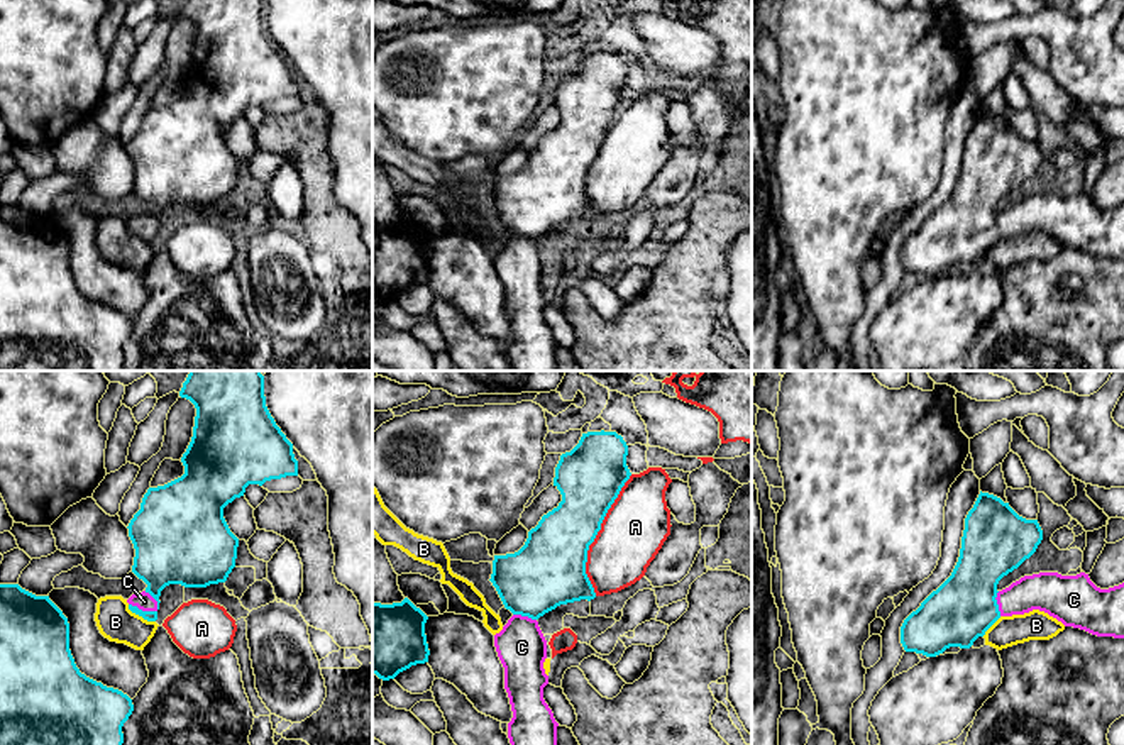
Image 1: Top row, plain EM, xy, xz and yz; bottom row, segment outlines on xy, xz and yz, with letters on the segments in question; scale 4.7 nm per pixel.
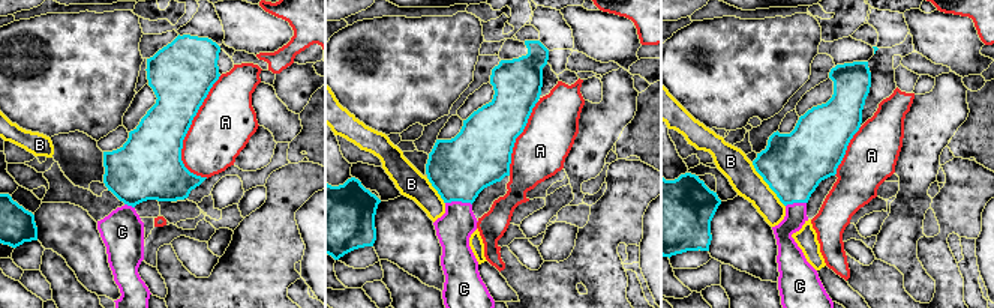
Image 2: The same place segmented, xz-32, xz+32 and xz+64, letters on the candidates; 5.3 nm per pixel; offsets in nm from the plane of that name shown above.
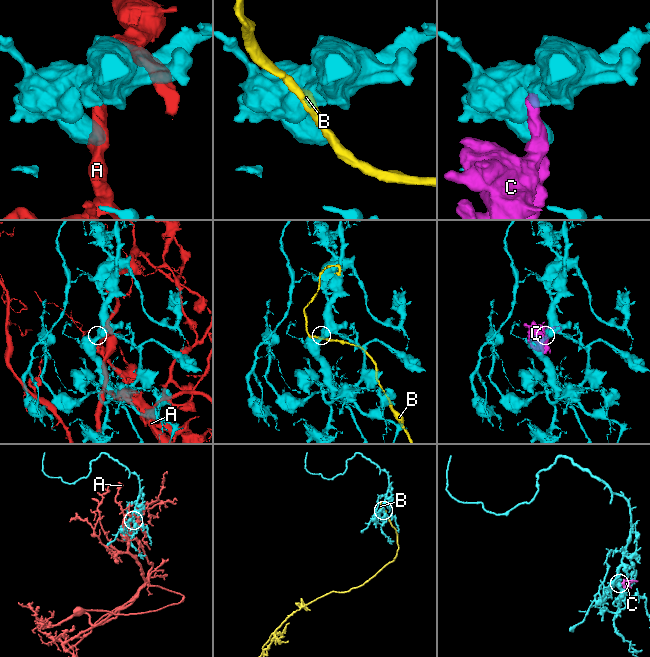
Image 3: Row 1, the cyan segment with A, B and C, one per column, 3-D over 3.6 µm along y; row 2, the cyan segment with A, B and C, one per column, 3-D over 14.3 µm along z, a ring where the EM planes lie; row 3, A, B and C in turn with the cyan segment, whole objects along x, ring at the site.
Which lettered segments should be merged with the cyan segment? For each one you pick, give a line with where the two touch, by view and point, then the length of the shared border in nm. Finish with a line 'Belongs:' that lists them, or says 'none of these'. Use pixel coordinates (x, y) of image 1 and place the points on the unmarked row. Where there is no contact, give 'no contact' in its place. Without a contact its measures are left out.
C: contact xy (144, 232); length 150 nm
Belongs: C

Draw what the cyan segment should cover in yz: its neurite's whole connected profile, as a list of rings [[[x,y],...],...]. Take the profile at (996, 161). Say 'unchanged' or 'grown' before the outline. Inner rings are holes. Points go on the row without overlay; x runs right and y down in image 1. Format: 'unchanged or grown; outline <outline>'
grown; outline [[[980,112],[965,139],[960,178],[951,196],[901,247],[904,271],[936,278],[950,268],[970,269],[1000,237],[1033,230],[1097,257],[1124,259],[1124,203],[1100,210],[1085,193],[1077,196],[1039,193],[1024,196],[1002,212],[997,210],[999,201],[1029,179],[1041,161],[1043,151],[1038,141],[1026,141],[1009,124]]]

